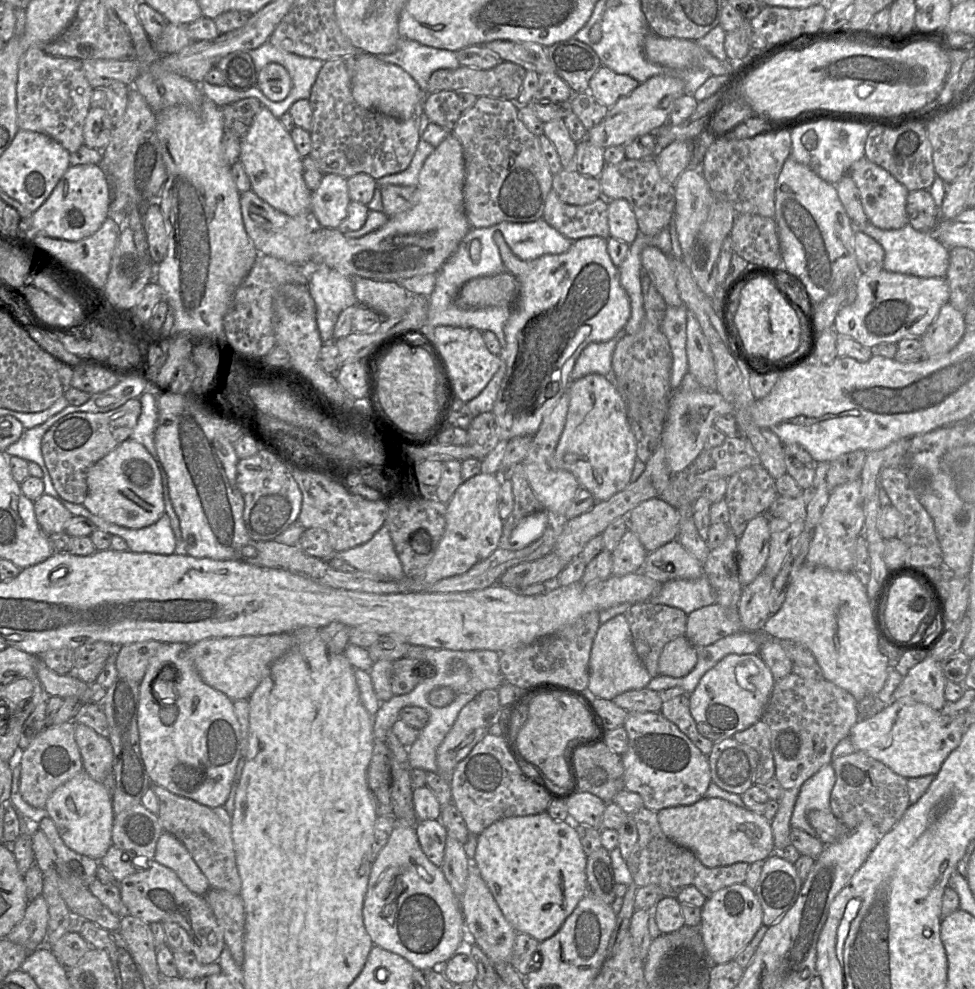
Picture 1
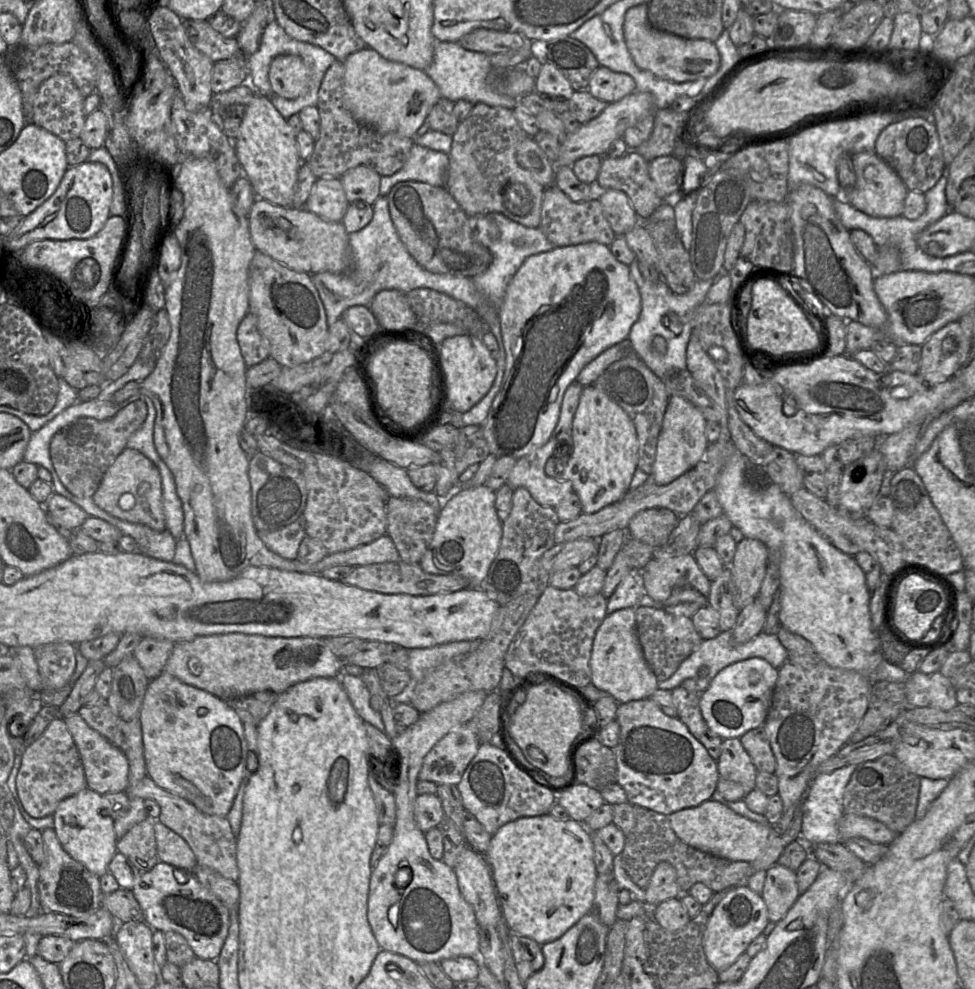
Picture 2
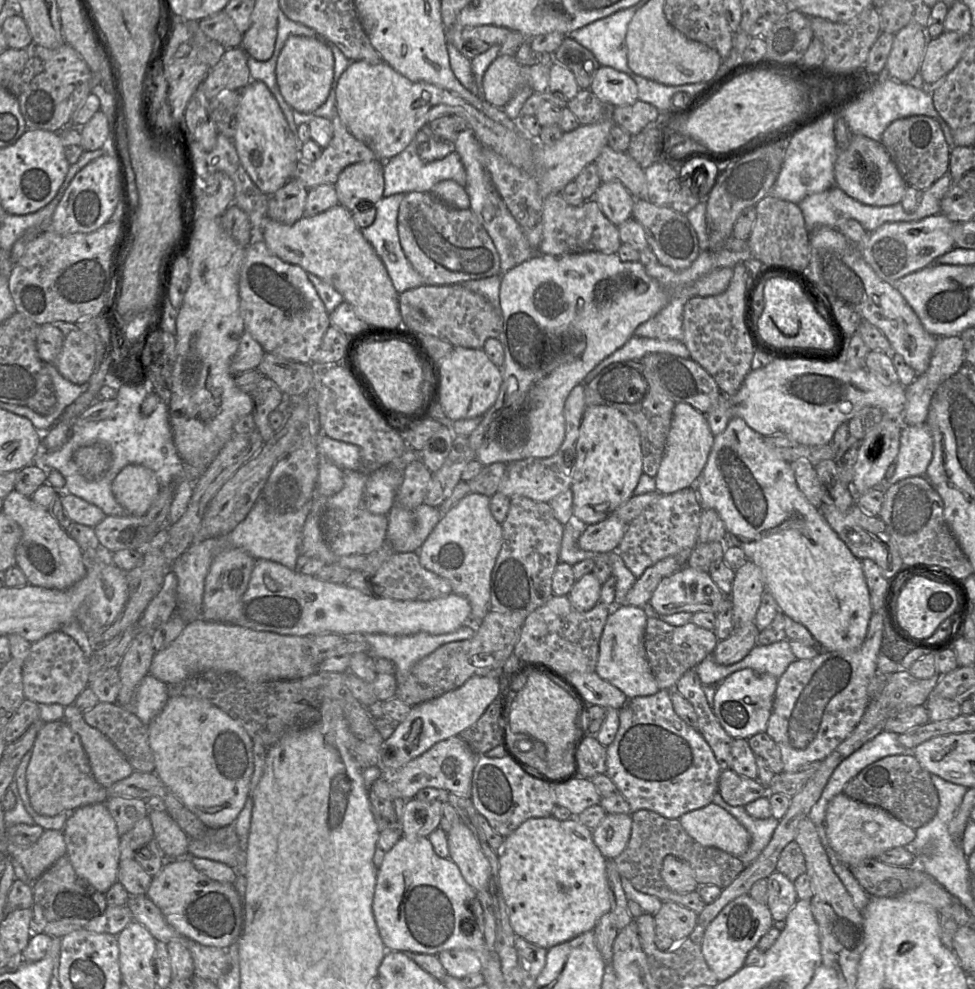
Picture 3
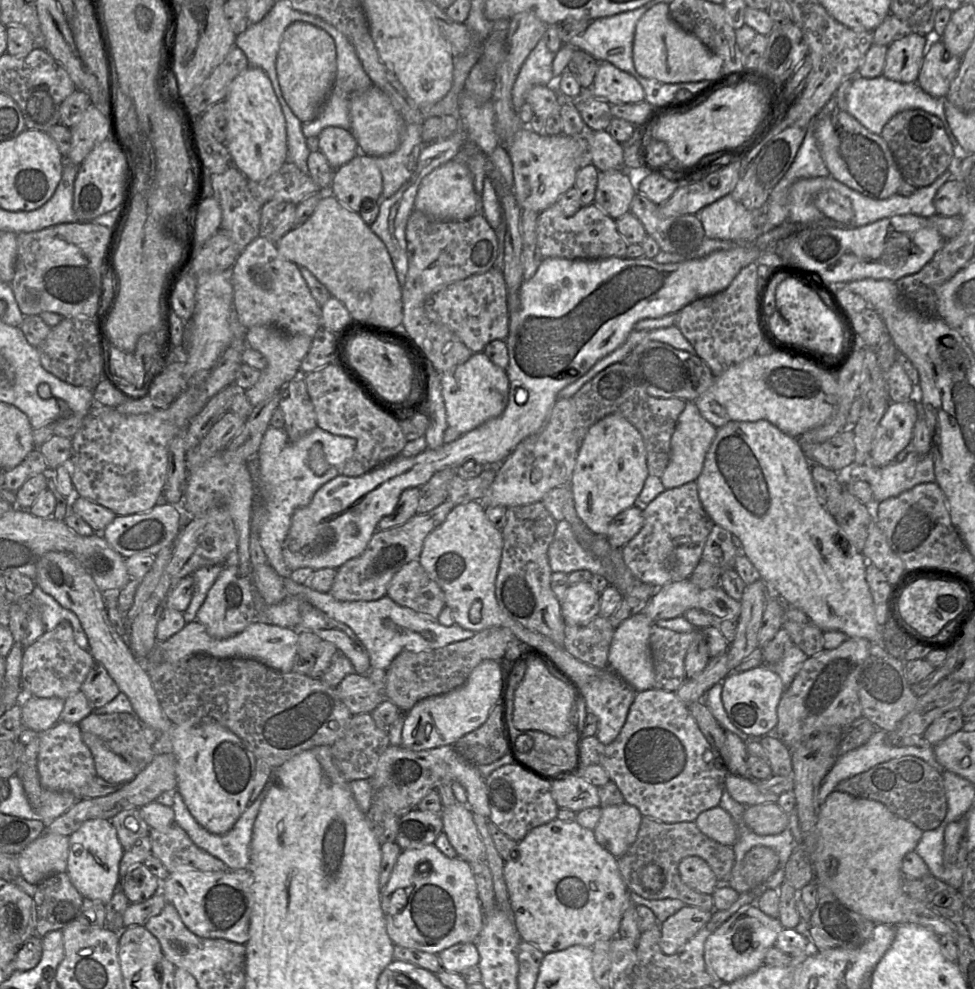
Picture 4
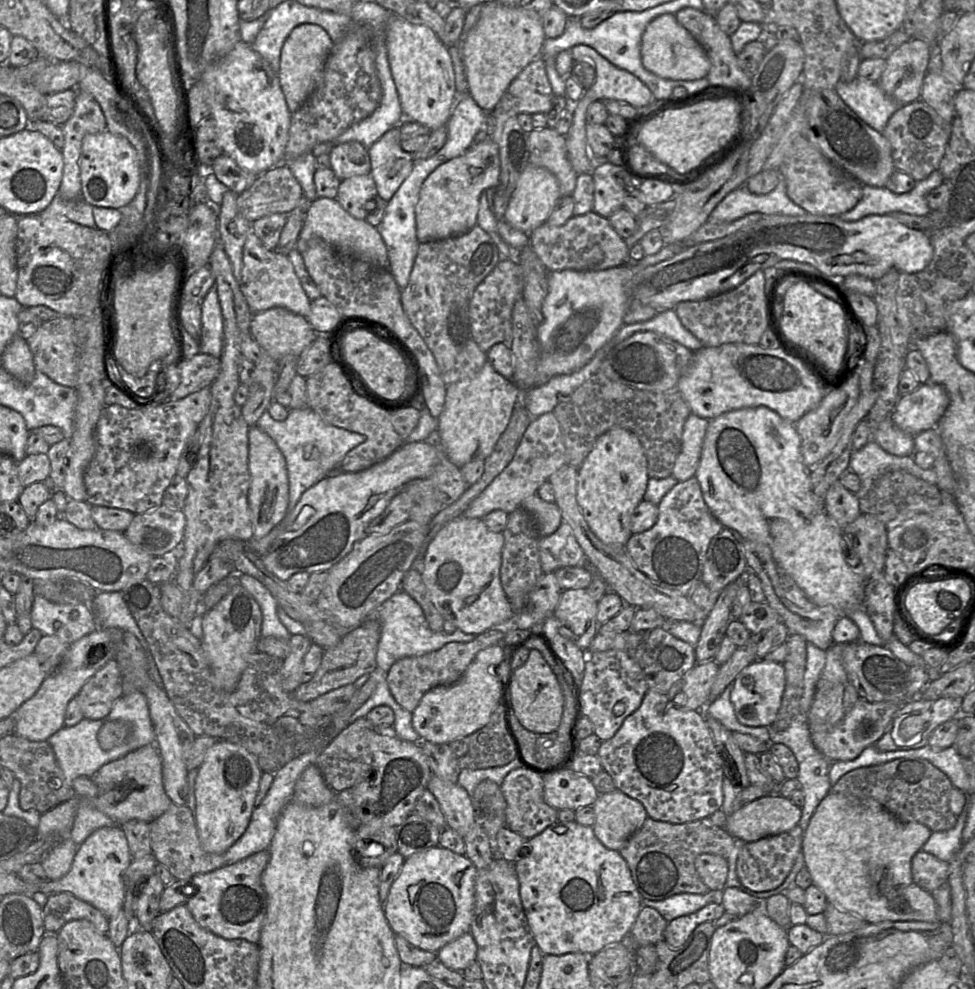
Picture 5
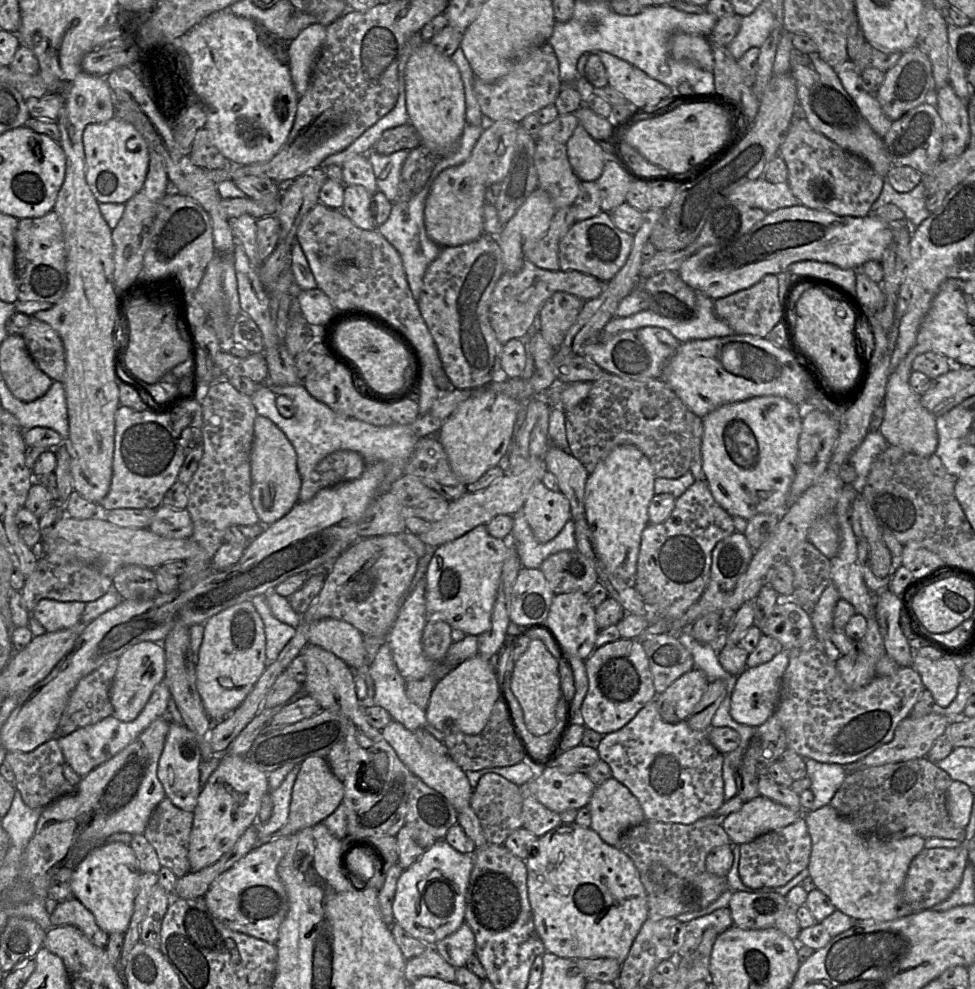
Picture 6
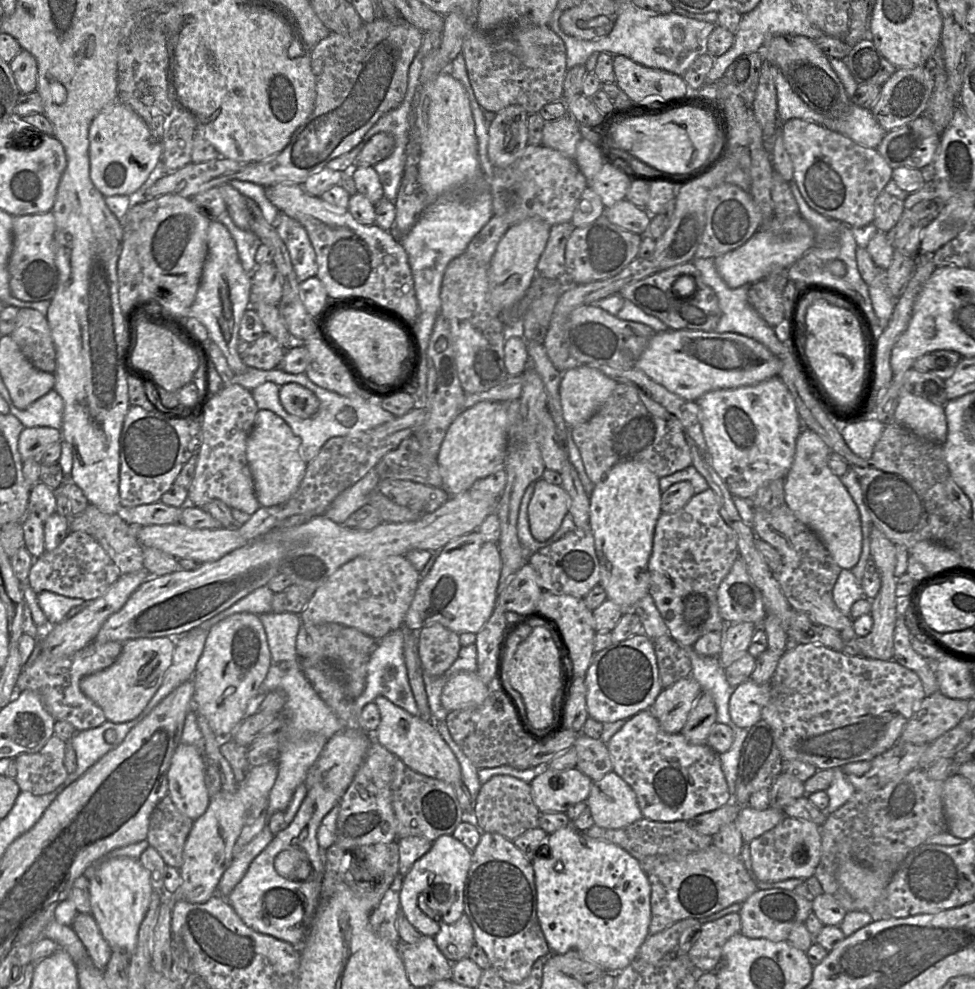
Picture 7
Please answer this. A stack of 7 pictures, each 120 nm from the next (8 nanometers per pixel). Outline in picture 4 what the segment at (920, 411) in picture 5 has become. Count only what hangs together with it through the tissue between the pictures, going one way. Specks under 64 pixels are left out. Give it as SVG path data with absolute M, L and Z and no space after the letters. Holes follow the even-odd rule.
M915 399L889 403L876 429L869 462L878 467L893 462L910 444L917 418L918 406Z

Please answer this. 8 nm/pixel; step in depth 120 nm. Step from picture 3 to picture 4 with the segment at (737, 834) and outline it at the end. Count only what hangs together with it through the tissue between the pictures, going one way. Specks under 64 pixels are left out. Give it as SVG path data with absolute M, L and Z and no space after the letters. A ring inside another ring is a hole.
M720 806L703 811L694 822L703 834L720 844L732 847L737 840L737 826Z

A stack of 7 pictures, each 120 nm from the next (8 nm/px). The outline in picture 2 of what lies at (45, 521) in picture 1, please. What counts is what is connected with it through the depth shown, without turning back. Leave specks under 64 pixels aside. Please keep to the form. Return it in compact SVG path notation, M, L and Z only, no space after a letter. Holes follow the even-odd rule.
M52 493L44 508L51 523L57 523L69 530L81 527L89 517L80 506L57 493Z

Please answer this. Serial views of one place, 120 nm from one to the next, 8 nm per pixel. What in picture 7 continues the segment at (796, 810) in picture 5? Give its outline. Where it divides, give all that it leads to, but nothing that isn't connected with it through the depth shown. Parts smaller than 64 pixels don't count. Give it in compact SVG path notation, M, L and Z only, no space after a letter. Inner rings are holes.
M749 805L740 807L734 820L744 843L750 843L755 838L776 827L786 817L783 811L769 806L765 810L756 810Z

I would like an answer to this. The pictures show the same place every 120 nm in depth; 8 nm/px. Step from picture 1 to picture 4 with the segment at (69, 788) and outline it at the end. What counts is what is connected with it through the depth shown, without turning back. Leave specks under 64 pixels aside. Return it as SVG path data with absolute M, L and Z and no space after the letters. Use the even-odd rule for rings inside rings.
M102 818L87 820L69 836L66 873L80 894L106 905L118 889L119 864L123 853L116 829L110 820Z

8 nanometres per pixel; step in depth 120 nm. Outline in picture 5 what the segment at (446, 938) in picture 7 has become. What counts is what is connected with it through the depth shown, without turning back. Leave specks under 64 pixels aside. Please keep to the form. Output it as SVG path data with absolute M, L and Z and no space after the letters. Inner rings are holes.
M470 932L464 933L443 946L437 952L437 959L447 968L462 972L476 961L477 944Z

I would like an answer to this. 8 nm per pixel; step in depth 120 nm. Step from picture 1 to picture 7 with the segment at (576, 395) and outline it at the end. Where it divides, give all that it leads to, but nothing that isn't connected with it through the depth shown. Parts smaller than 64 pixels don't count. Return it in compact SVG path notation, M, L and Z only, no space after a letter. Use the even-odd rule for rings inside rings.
M632 461L614 465L606 477L595 484L589 496L590 528L600 564L599 584L604 588L607 599L618 604L624 612L632 611L633 606L649 593L648 562L653 547L655 526L662 514L661 494L659 478L645 464Z

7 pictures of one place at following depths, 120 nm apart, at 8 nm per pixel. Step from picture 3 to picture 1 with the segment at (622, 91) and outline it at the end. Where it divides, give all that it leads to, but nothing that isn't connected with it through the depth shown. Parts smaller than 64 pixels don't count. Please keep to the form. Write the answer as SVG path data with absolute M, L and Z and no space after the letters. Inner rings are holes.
M601 65L589 82L588 92L600 104L610 108L619 99L630 94L639 83L632 77L617 74Z

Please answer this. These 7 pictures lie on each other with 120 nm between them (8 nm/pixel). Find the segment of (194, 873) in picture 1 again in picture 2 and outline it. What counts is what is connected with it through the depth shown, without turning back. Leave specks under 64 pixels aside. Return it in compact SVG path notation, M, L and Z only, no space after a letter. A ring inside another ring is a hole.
M154 820L154 832L159 862L193 872L197 861L187 842L158 820Z

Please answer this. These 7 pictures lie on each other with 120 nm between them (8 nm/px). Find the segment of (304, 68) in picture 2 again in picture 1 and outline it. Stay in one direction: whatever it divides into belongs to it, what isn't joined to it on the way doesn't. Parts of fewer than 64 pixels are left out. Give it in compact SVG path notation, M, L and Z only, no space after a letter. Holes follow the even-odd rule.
M269 63L257 73L256 85L273 102L283 101L292 86L288 71L280 64Z

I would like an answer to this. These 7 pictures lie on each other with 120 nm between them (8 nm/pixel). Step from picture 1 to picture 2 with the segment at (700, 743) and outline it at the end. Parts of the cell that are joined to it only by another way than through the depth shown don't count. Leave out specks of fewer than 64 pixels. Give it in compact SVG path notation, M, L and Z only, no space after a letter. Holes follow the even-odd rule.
M680 685L672 691L672 700L677 709L677 717L688 727L692 735L707 749L717 761L721 755L723 739L711 731L700 709L700 694L690 692Z

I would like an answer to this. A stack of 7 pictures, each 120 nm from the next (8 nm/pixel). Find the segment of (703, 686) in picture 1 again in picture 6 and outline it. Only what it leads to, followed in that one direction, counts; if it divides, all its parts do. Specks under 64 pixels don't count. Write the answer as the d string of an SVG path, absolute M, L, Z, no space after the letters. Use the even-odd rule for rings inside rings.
M782 650L769 662L752 668L747 667L743 673L737 676L730 708L731 717L736 722L759 727L774 714L780 700L782 677L789 662L790 653Z

